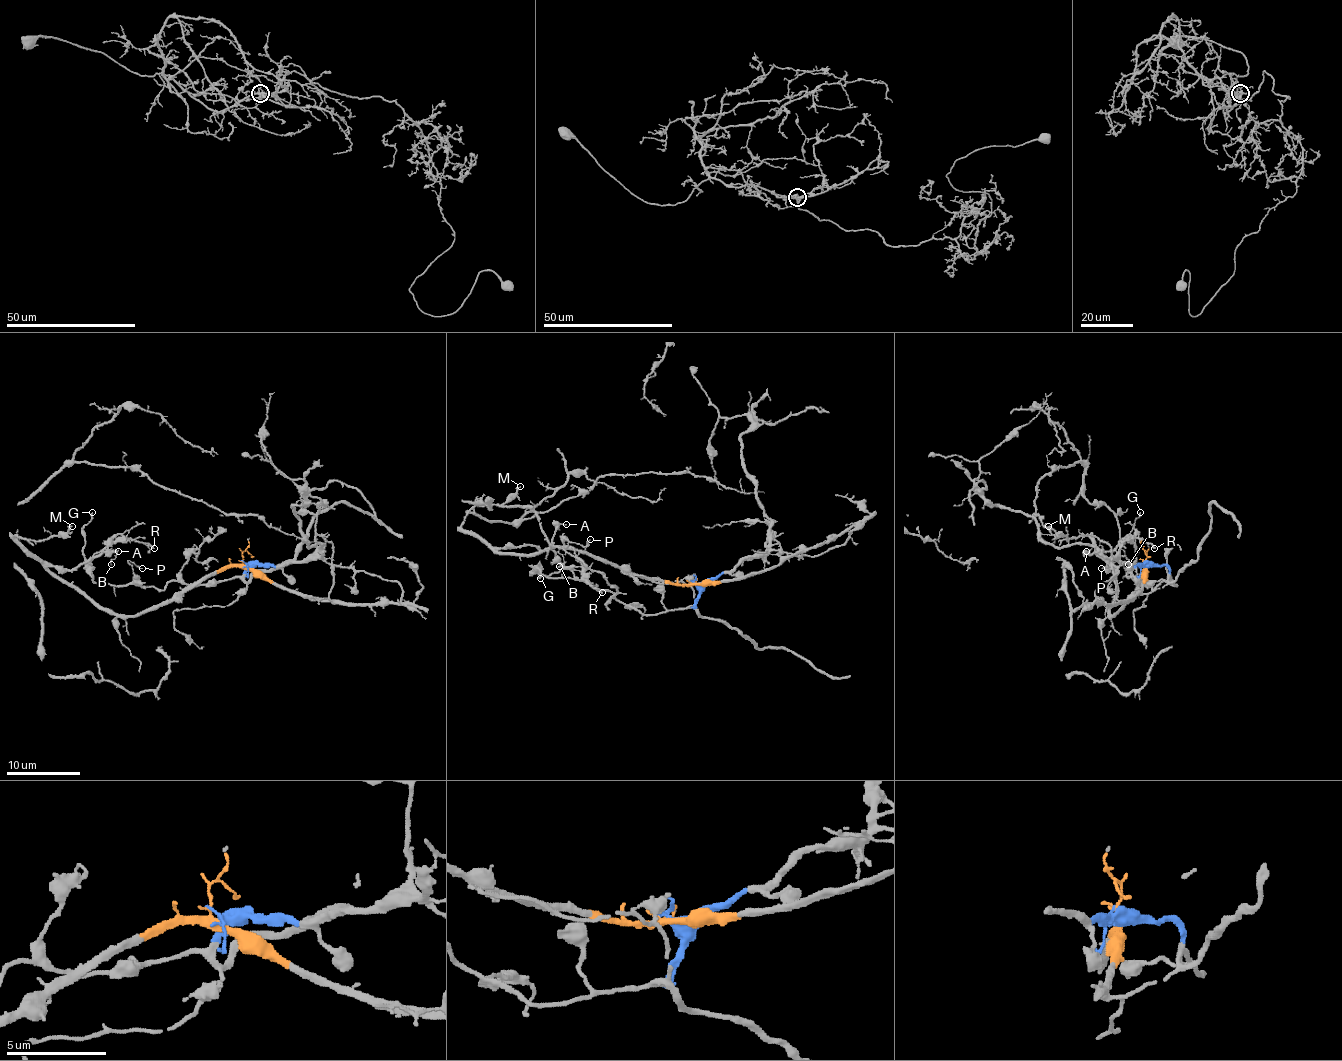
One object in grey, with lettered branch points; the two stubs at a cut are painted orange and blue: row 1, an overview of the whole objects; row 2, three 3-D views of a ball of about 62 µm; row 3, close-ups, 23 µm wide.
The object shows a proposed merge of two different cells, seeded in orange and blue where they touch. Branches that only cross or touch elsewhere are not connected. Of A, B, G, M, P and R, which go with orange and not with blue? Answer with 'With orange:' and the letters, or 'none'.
With orange: A, B, M, R

